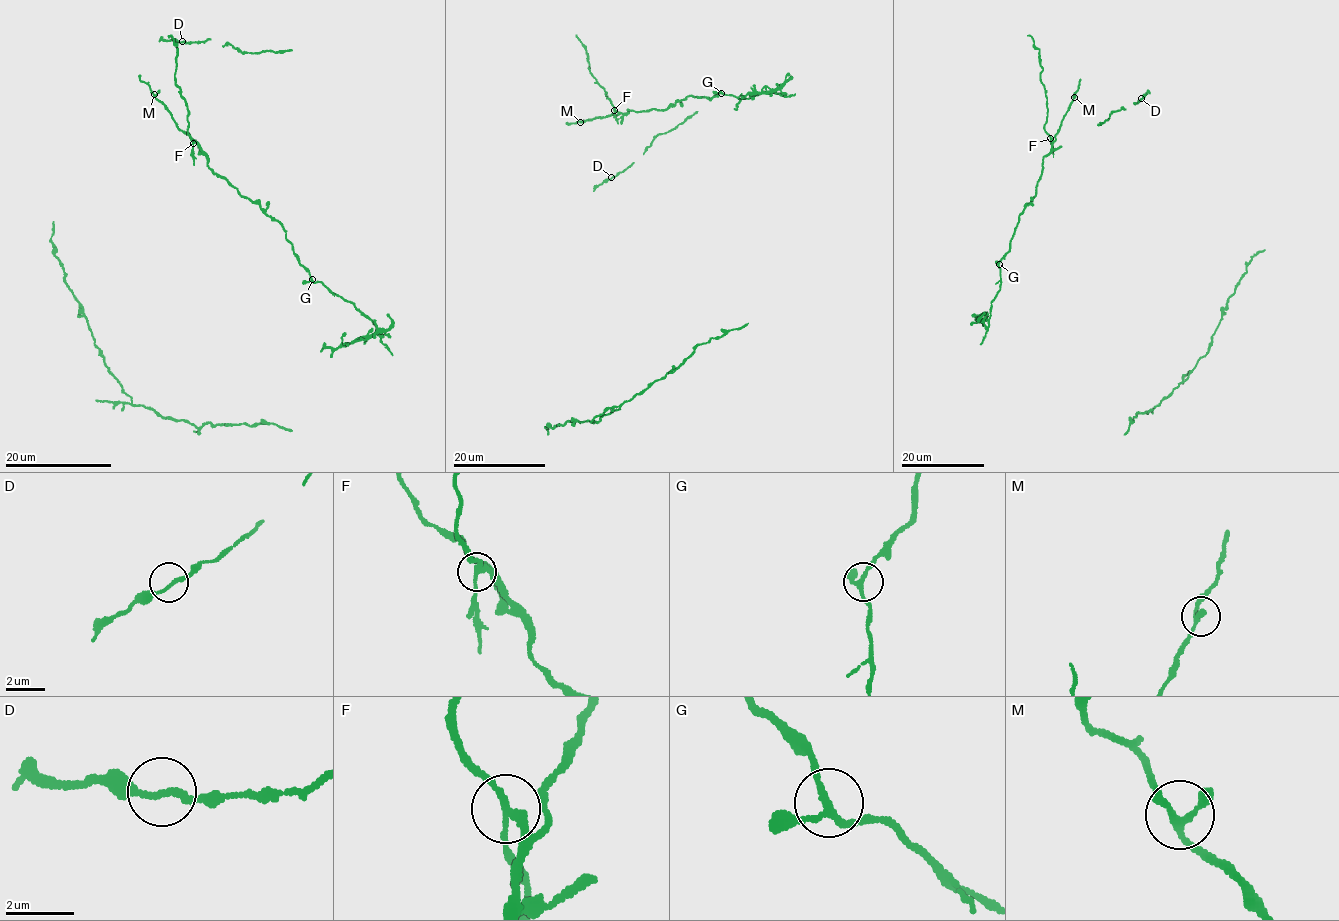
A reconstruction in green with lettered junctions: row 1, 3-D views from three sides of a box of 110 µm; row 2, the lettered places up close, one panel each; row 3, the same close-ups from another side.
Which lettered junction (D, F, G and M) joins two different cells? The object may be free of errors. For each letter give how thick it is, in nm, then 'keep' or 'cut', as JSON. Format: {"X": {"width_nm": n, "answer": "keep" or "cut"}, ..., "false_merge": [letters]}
{"D": {"width_nm": 180, "answer": "keep"}, "F": {"width_nm": 190, "answer": "cut"}, "G": {"width_nm": 180, "answer": "keep"}, "M": {"width_nm": 190, "answer": "keep"}, "false_merge": ["F"]}

